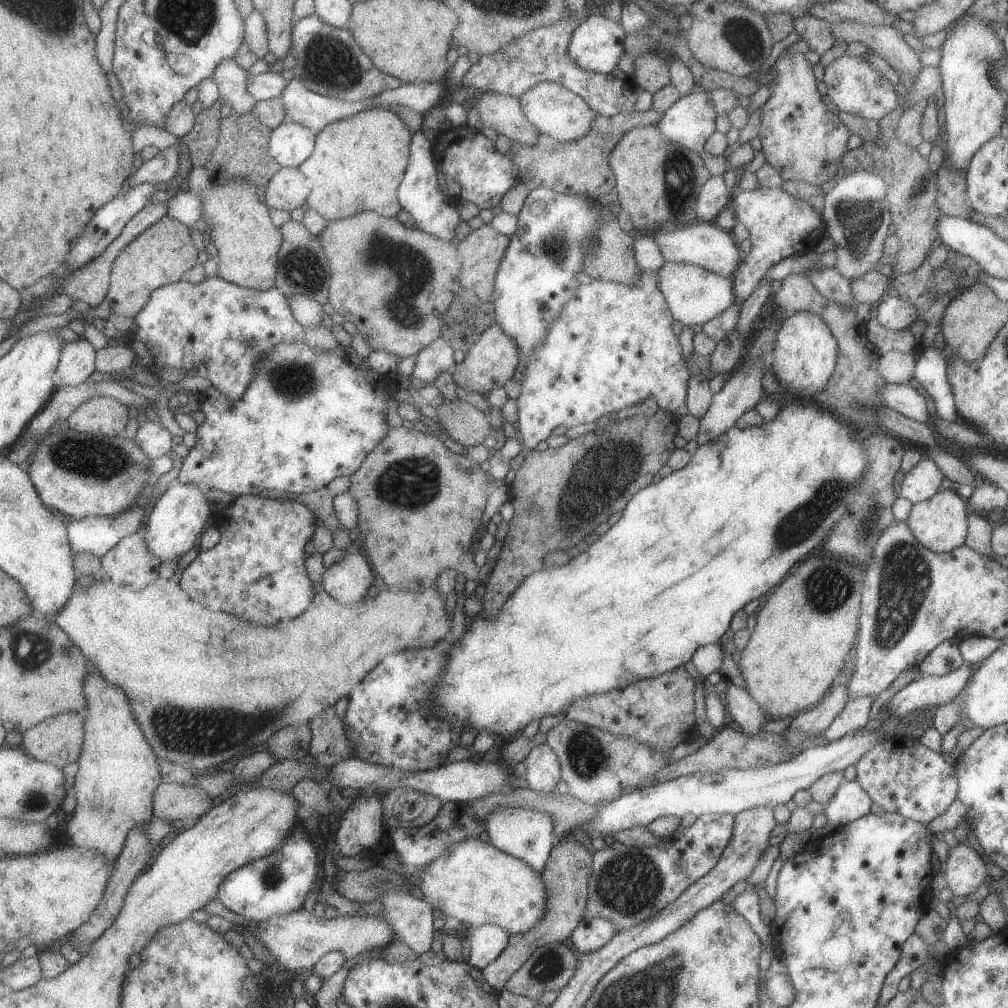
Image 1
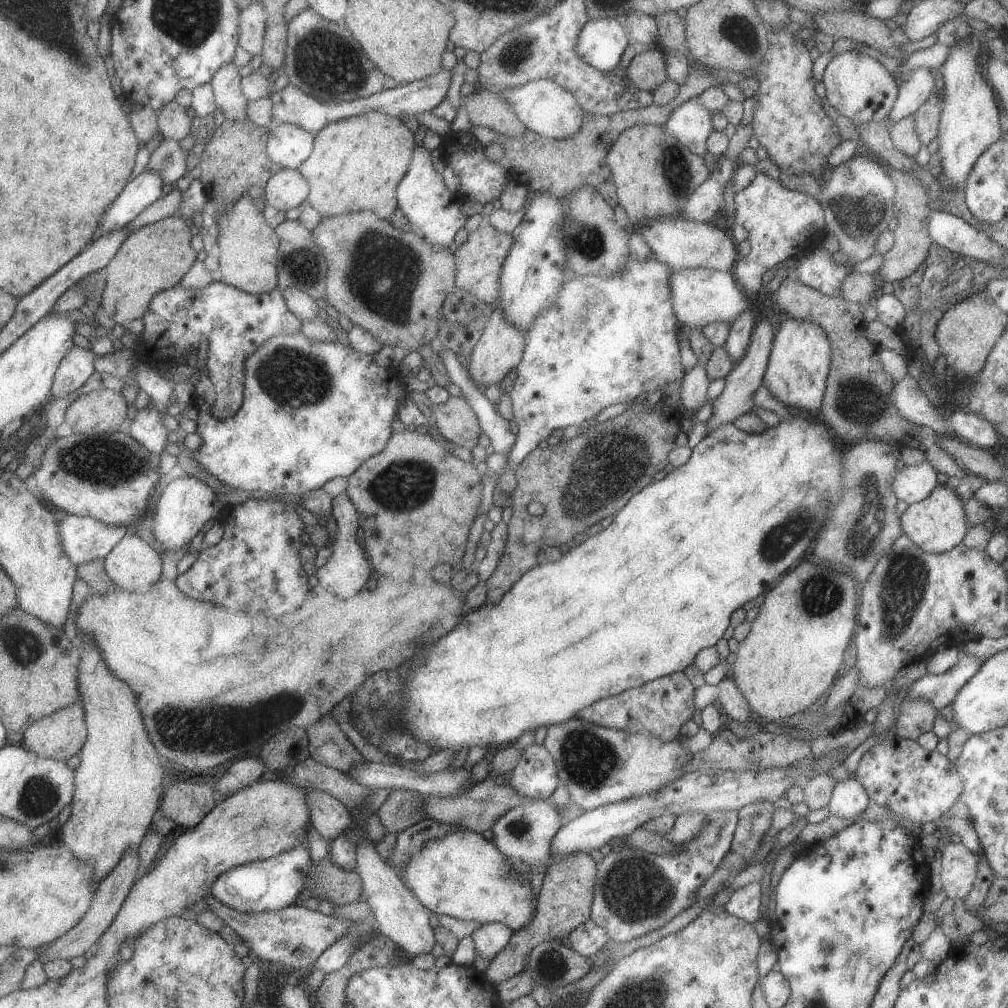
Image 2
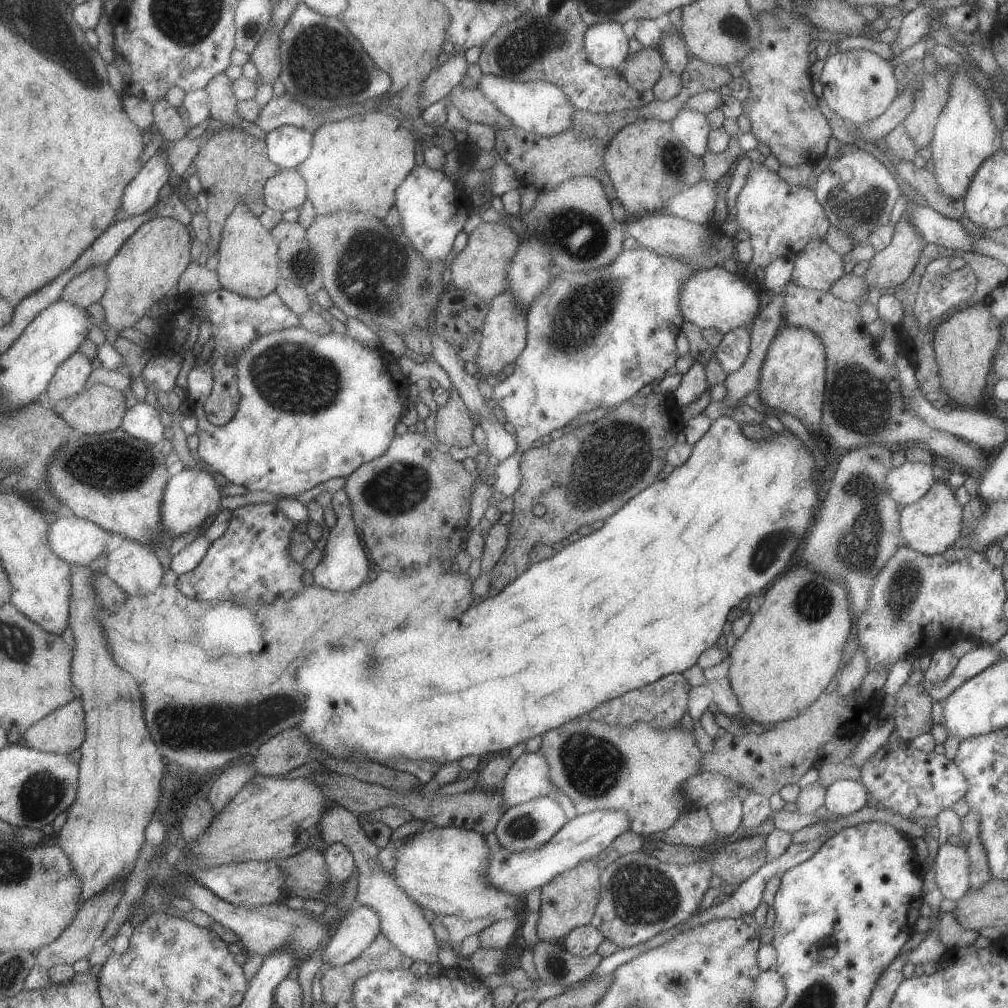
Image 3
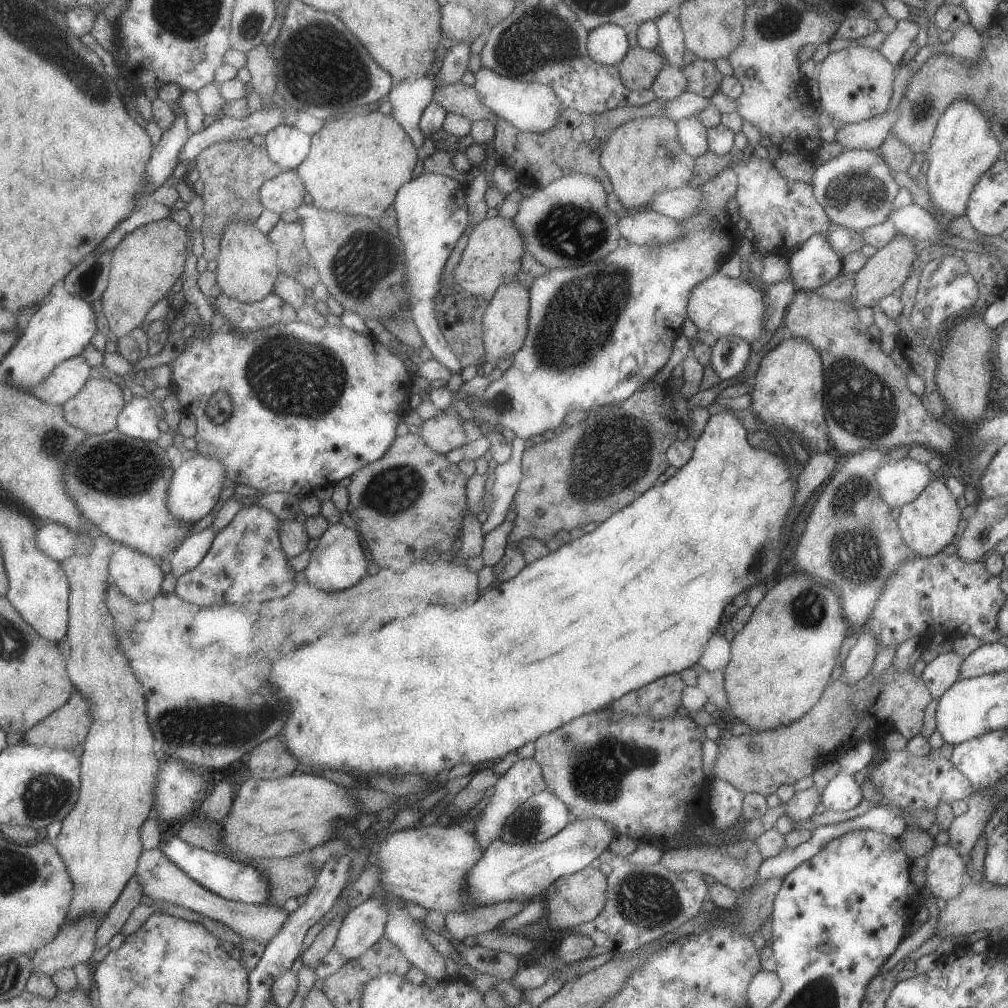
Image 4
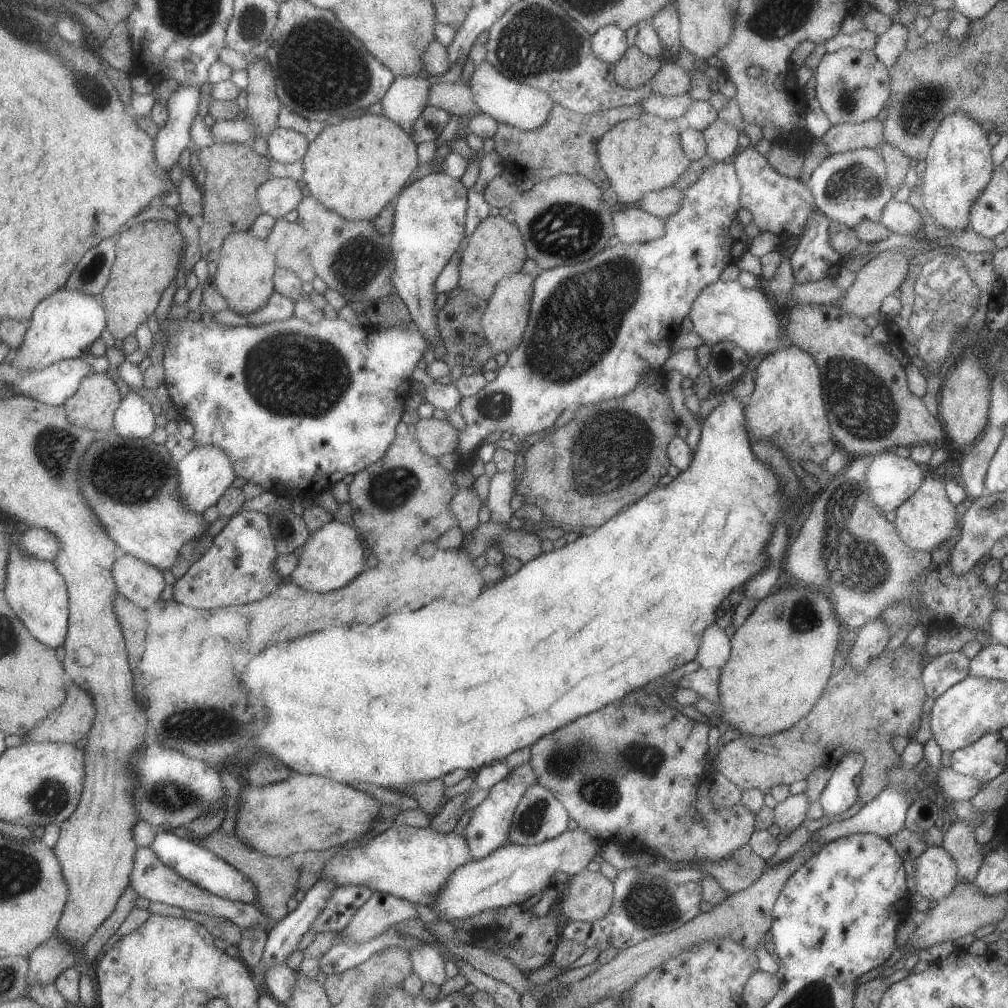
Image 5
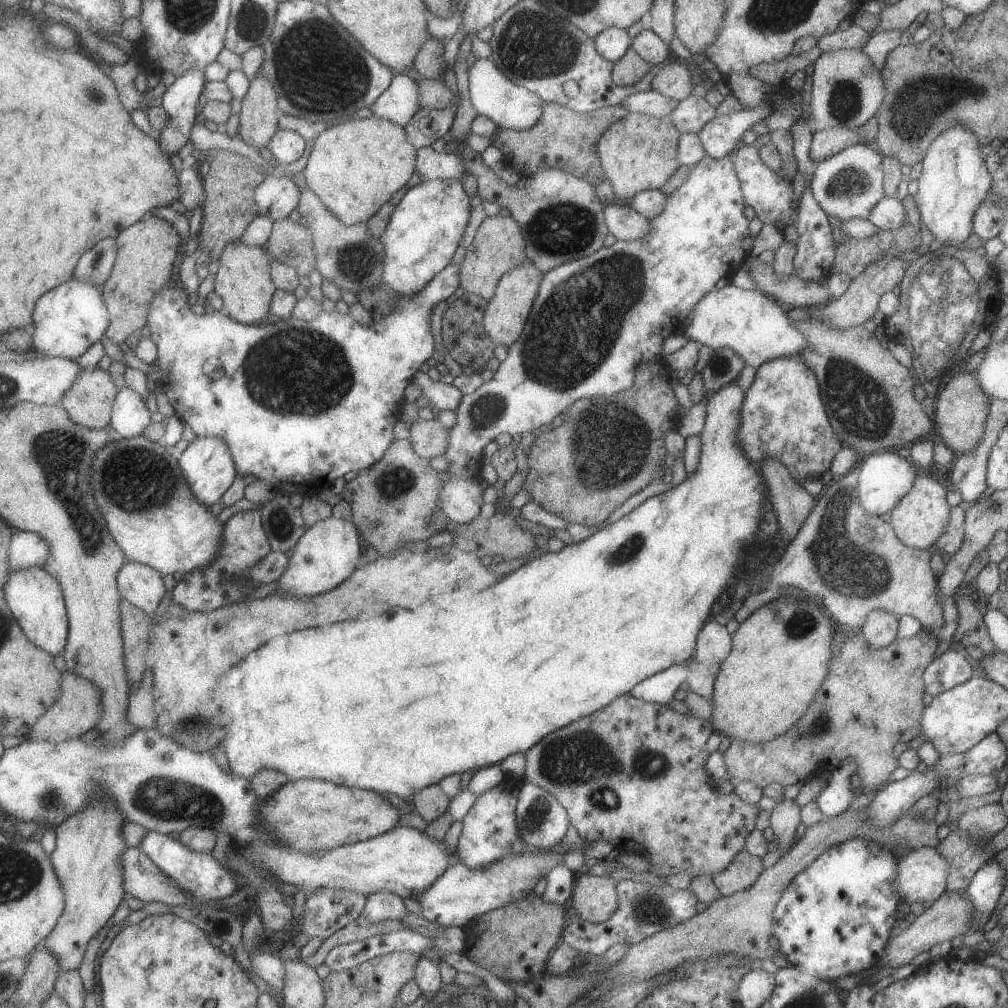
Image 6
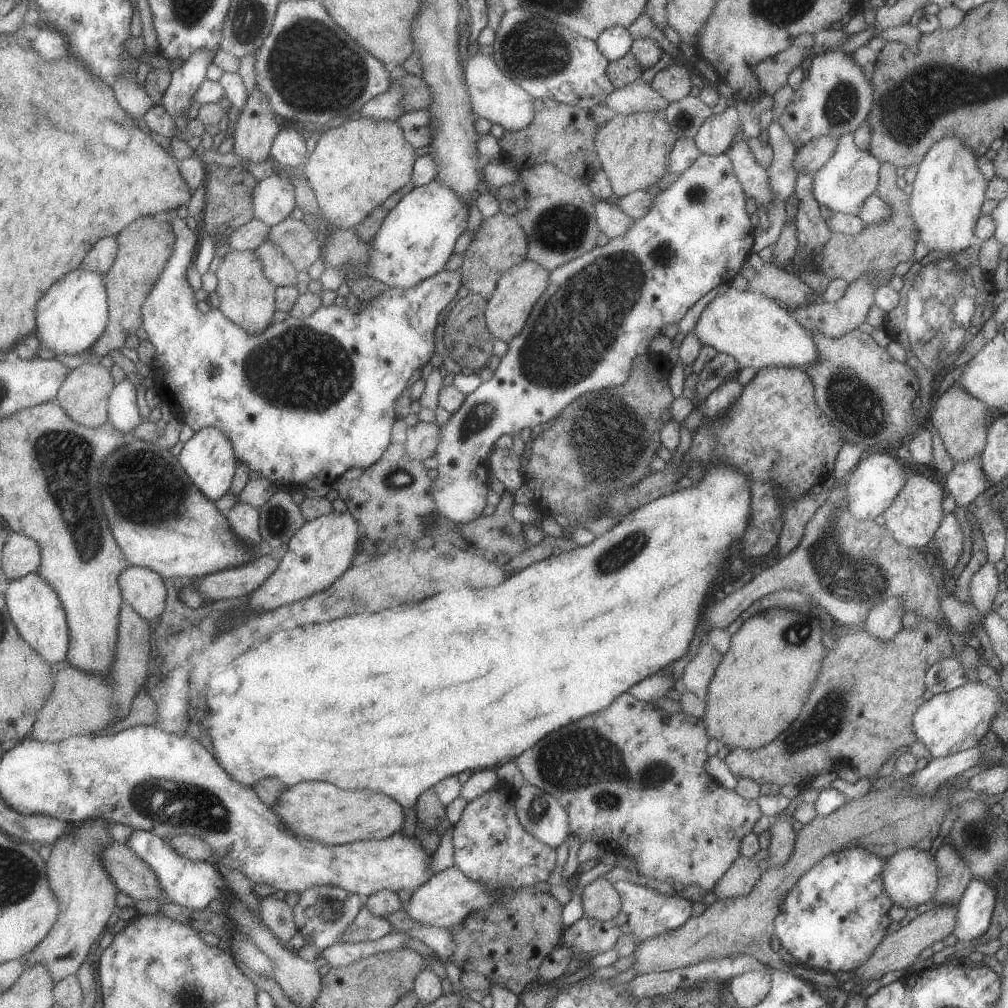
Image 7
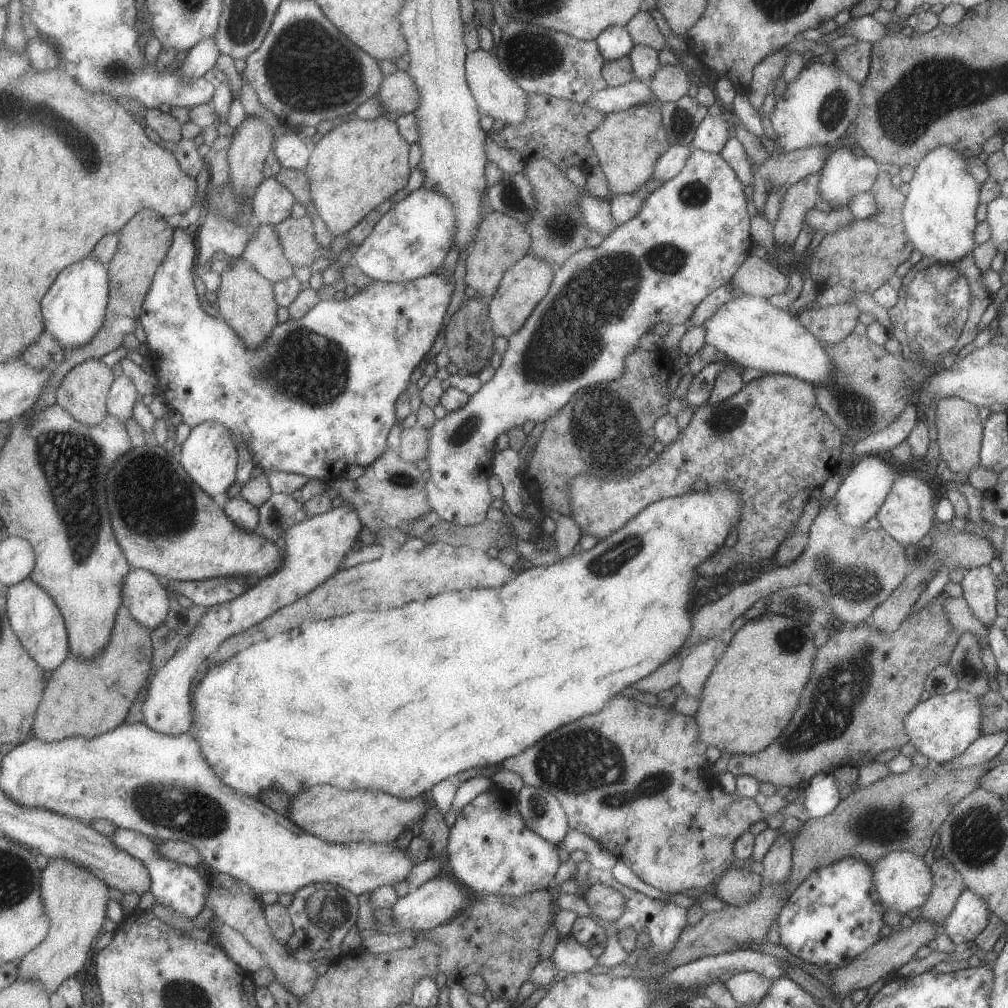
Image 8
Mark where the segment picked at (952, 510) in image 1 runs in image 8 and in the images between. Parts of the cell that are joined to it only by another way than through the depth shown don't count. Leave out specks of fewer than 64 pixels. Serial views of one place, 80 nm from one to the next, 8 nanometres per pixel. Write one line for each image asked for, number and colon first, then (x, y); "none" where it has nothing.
2: (936, 524)
3: (932, 524)
4: (927, 524)
5: (926, 519)
6: (919, 518)
7: (915, 512)
8: (906, 515)

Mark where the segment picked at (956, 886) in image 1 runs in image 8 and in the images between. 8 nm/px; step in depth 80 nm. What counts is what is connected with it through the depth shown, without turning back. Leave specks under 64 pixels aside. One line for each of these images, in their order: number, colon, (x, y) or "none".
2: (958, 865)
3: (951, 865)
4: (945, 873)
5: (934, 871)
6: (920, 875)
7: (909, 877)
8: (902, 881)

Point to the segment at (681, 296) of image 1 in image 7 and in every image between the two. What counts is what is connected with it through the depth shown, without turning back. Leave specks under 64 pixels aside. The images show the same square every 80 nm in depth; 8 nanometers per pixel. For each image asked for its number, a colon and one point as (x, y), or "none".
2: (699, 296)
3: (713, 297)
4: (722, 306)
5: (724, 311)
6: (749, 323)
7: (758, 332)

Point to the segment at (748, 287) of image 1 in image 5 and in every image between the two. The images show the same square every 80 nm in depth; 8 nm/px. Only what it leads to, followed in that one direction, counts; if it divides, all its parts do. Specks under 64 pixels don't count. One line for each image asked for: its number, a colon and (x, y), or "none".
2: (781, 223)
3: (781, 218)
4: (782, 215)
5: (778, 204)

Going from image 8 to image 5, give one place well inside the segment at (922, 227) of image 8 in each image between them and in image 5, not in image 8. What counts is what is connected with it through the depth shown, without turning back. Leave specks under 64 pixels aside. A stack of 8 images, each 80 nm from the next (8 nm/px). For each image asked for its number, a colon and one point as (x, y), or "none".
5: (958, 165)
6: (954, 181)
7: (945, 202)

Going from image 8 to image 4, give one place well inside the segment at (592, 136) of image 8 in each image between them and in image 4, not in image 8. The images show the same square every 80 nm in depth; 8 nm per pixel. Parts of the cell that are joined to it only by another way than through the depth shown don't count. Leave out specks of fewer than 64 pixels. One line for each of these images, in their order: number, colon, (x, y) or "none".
4: (642, 157)
5: (643, 154)
6: (638, 152)
7: (632, 149)

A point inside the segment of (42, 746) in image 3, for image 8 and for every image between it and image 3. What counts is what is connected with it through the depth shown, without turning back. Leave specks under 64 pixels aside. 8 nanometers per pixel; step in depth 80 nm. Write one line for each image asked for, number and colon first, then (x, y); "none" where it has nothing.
4: (69, 726)
5: (69, 723)
6: (80, 708)
7: (81, 704)
8: (83, 699)

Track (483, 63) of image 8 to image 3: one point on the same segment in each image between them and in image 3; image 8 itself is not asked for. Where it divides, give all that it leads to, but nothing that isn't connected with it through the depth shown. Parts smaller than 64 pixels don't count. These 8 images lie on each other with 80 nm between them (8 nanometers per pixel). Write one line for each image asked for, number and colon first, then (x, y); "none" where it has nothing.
3: (537, 107)
4: (529, 107)
5: (511, 103)
6: (508, 106)
7: (494, 97)

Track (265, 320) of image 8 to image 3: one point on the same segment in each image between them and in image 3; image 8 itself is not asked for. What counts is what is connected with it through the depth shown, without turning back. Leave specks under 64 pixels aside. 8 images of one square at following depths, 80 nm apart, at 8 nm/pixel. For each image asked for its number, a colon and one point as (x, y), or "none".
3: (247, 265)
4: (247, 265)
5: (245, 267)
6: (242, 281)
7: (246, 298)

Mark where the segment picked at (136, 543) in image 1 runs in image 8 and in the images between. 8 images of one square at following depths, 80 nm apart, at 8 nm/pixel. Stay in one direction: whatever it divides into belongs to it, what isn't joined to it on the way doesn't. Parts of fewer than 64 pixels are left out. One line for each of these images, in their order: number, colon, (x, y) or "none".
2: (133, 565)
3: (134, 566)
4: (138, 576)
5: (140, 582)
6: (141, 585)
7: (143, 589)
8: (146, 598)

